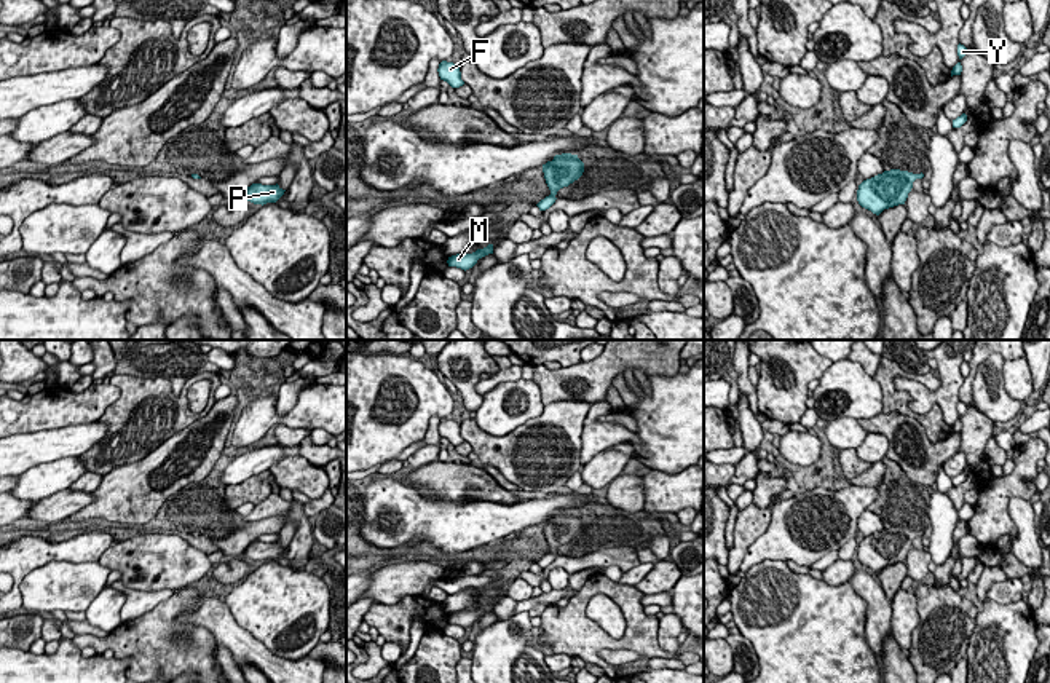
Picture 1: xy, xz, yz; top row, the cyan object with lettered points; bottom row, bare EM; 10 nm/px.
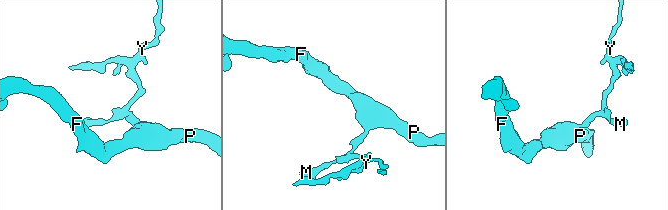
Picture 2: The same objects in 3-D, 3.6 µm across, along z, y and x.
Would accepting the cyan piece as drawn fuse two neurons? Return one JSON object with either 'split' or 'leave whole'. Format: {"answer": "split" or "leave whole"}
{"answer": "leave whole"}

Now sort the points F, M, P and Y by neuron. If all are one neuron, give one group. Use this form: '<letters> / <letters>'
F M P Y

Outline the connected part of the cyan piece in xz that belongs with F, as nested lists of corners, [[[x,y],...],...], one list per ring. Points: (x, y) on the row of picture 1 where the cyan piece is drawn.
[[[442,61],[437,72],[440,80],[447,81],[452,88],[460,88],[464,85],[464,81],[461,80],[460,65],[453,62]]]

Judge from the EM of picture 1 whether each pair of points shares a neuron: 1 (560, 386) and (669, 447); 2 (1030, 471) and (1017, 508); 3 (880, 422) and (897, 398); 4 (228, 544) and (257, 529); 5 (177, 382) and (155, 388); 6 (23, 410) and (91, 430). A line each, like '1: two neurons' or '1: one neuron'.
1: two neurons
2: two neurons
3: two neurons
4: one neuron
5: two neurons
6: two neurons

